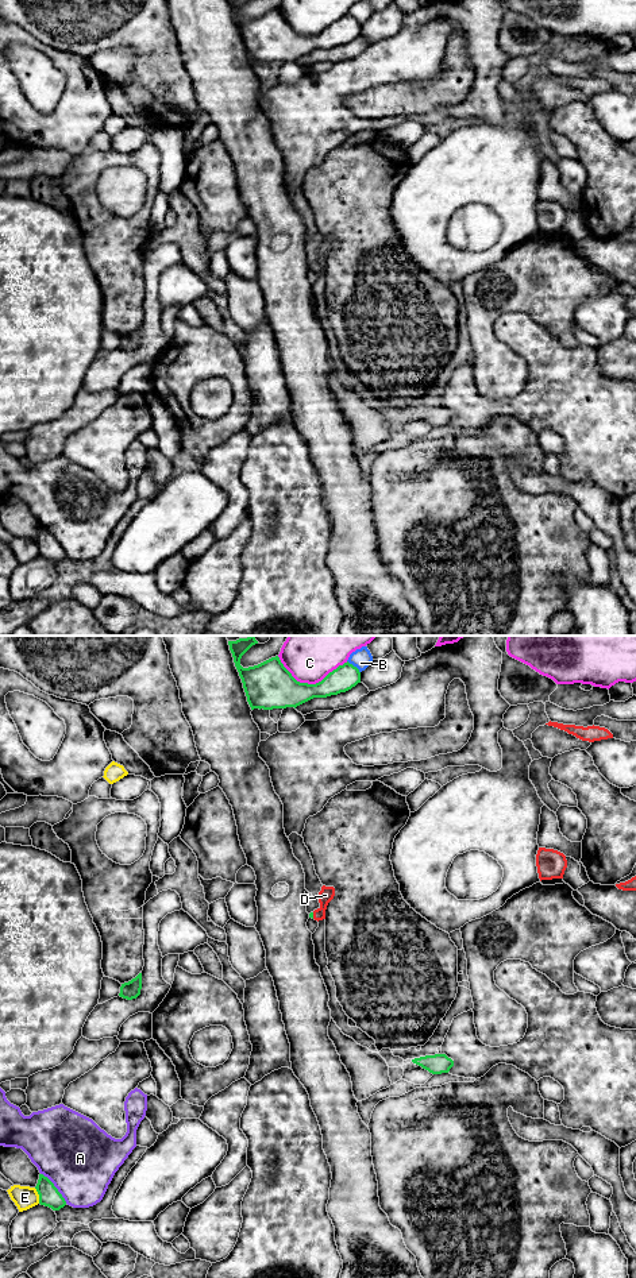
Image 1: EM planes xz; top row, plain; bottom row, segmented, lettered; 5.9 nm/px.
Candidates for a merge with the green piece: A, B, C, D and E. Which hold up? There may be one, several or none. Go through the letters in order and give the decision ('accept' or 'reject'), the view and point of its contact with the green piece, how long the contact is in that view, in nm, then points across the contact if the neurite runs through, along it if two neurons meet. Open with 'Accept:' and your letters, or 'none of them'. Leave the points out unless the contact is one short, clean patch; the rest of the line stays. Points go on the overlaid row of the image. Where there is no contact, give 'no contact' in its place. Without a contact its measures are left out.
Accept: D
A: reject | xz (56, 1188) | 240 nm
B: reject | xz (353, 665) | 110 nm
C: reject | xz (311, 684) | 420 nm
D: accept | xz (312, 915) | 40 nm | across xz (311, 915), (312, 915), (323, 907), (326, 895)
E: reject | xz (39, 1196) | 100 nm

